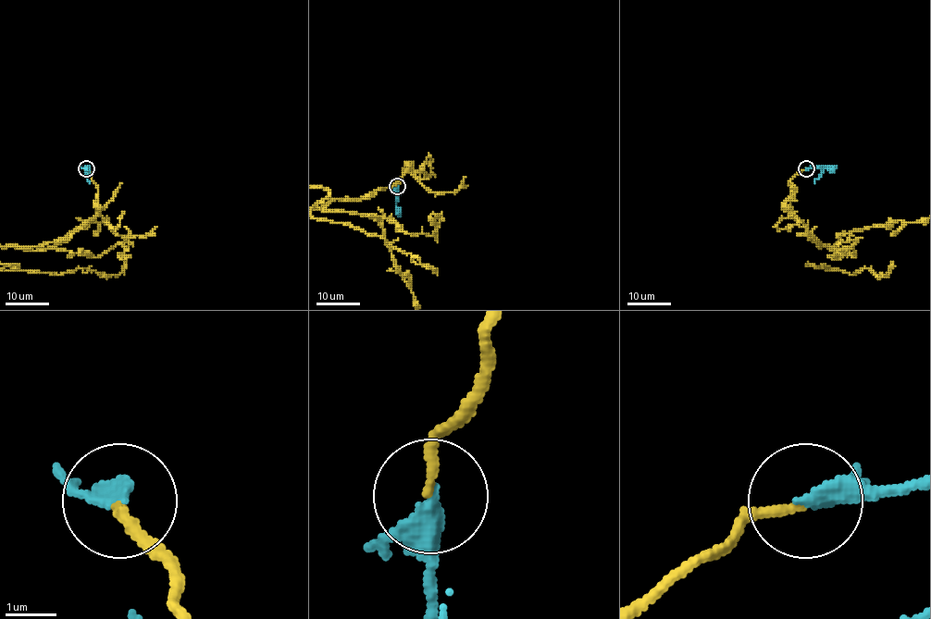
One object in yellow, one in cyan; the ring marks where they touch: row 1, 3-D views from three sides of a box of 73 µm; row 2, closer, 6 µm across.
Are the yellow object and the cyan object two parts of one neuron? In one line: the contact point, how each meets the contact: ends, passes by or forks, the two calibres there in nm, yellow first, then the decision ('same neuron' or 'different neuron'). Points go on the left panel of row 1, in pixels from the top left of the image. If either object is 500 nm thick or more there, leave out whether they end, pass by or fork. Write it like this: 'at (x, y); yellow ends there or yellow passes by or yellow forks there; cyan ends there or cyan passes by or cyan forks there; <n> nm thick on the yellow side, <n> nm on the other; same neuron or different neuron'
at (86, 168); yellow ends there; cyan ends there; 190 nm thick on the yellow side, 380 nm on the other; same neuron

